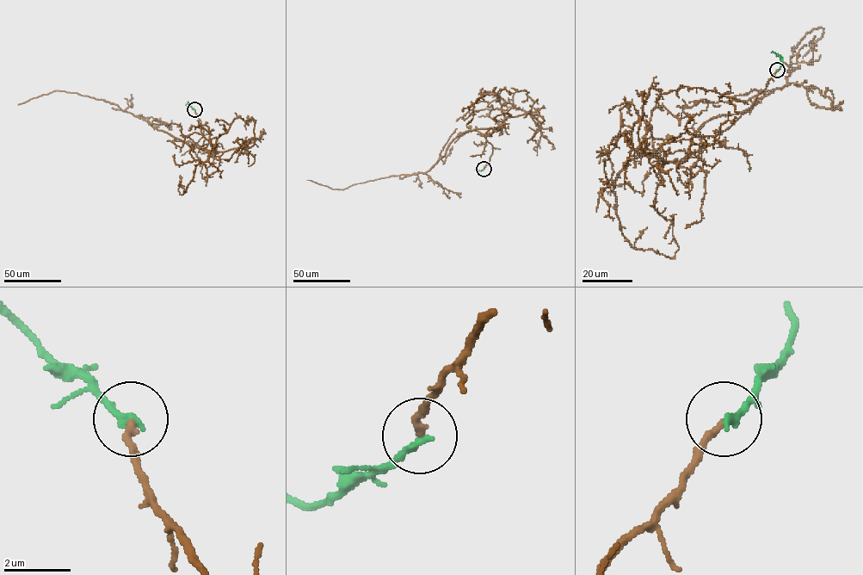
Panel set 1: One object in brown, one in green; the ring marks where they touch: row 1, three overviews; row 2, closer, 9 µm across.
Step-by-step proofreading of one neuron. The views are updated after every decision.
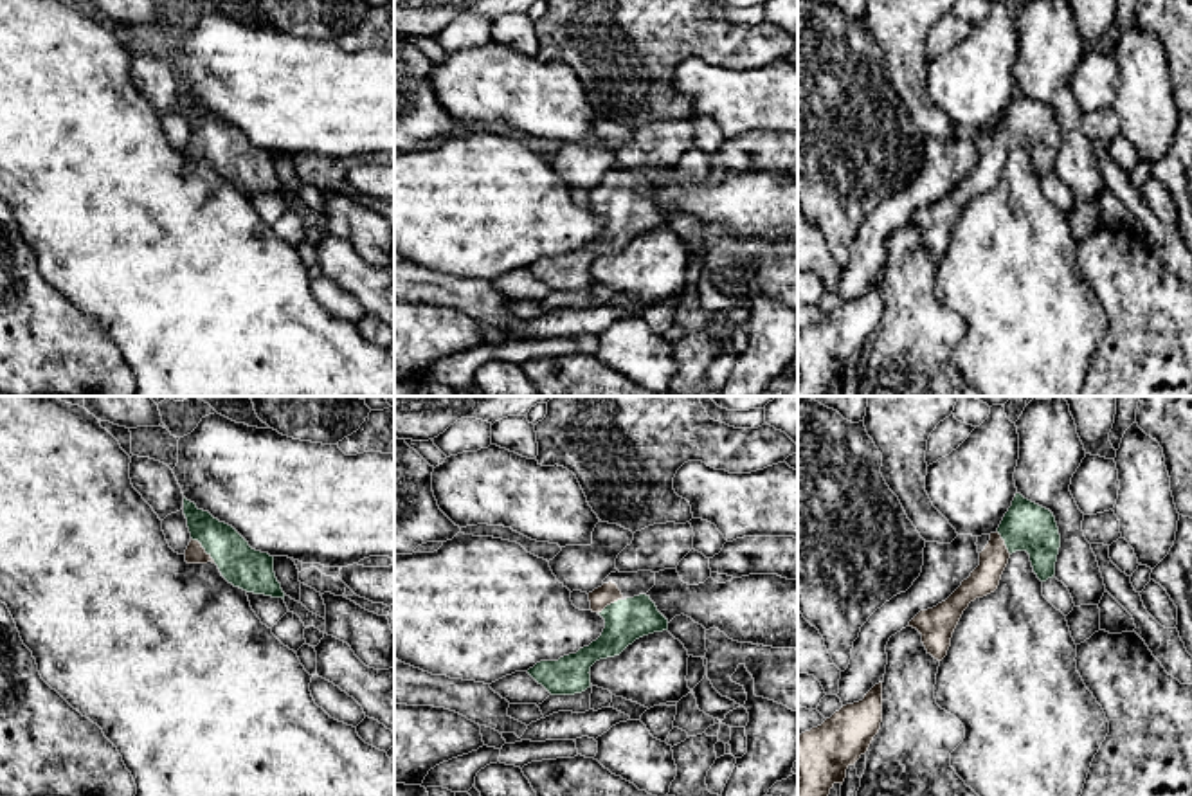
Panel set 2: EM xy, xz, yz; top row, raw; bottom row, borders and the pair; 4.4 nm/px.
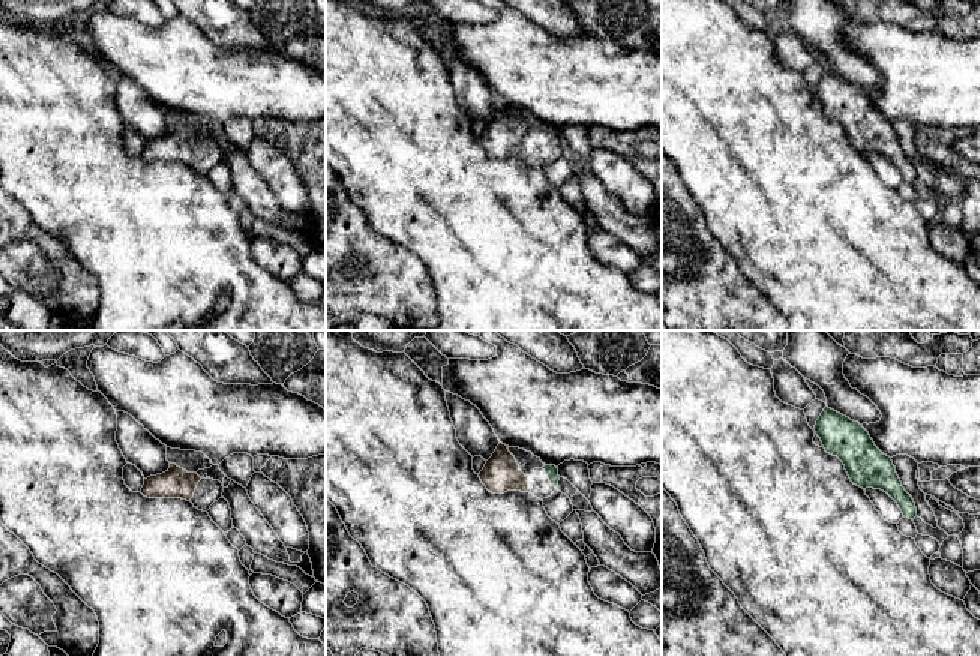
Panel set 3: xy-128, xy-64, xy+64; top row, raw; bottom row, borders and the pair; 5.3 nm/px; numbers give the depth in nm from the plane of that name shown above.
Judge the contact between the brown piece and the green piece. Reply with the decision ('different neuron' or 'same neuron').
same neuron

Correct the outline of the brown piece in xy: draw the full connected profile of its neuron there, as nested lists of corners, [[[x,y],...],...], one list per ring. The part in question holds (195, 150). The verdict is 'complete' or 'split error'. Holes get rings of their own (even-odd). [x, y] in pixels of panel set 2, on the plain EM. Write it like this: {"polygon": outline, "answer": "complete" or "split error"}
{"polygon": [[[185,94],[184,112],[191,130],[191,139],[184,149],[187,160],[212,158],[234,184],[284,196],[274,169],[274,153],[252,146],[232,122],[220,119],[209,108],[198,106]]], "answer": "split error"}

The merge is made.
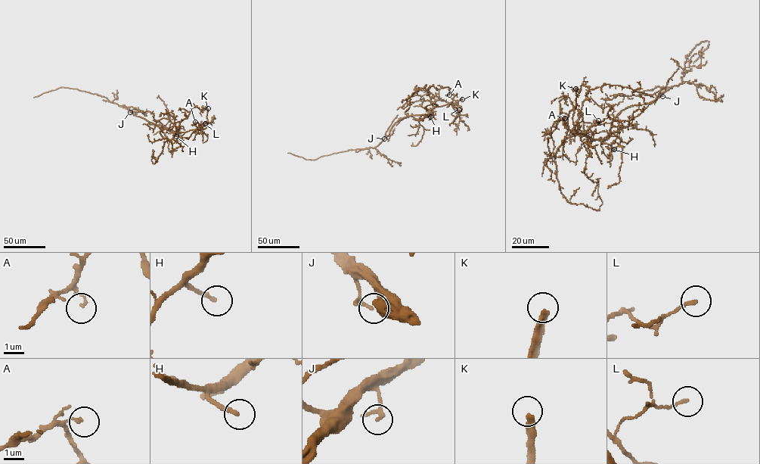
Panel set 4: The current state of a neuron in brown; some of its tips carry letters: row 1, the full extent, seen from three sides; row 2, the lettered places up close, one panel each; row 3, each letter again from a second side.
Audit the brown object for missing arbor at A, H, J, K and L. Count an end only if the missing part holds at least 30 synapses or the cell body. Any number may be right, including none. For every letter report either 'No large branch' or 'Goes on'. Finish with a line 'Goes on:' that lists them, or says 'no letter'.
A: No large branch
H: Goes on
J: No large branch
K: Goes on
L: No large branch
Goes on: H, K

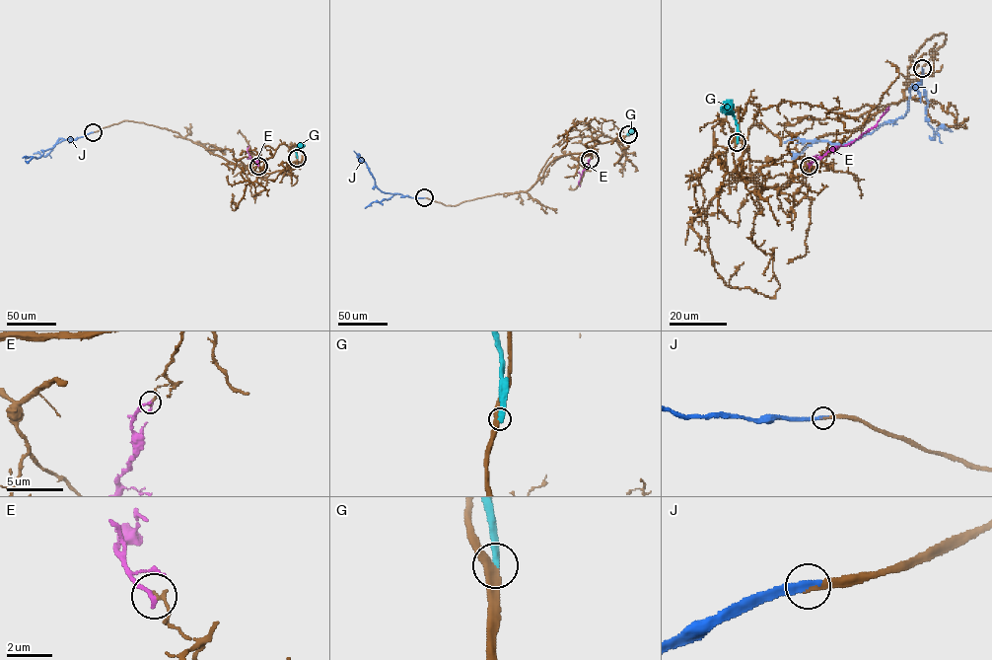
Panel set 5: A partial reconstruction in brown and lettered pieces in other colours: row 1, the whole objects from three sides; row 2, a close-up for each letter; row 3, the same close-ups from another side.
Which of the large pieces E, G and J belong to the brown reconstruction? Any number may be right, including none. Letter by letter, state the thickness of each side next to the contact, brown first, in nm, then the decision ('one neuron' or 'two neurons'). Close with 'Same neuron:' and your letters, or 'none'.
E: calibres 160 and 200 nm; two neurons
G: calibres 360 and 400 nm; two neurons
J: calibres 240 and 300 nm; one neuron
Same neuron: J

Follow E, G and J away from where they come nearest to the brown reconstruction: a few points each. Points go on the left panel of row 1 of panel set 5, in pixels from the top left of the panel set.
E: (258, 166), (248, 152), (248, 145)
G: (297, 158), (296, 149), (305, 145)
J: (93, 132), (61, 141), (37, 158), (23, 158)

